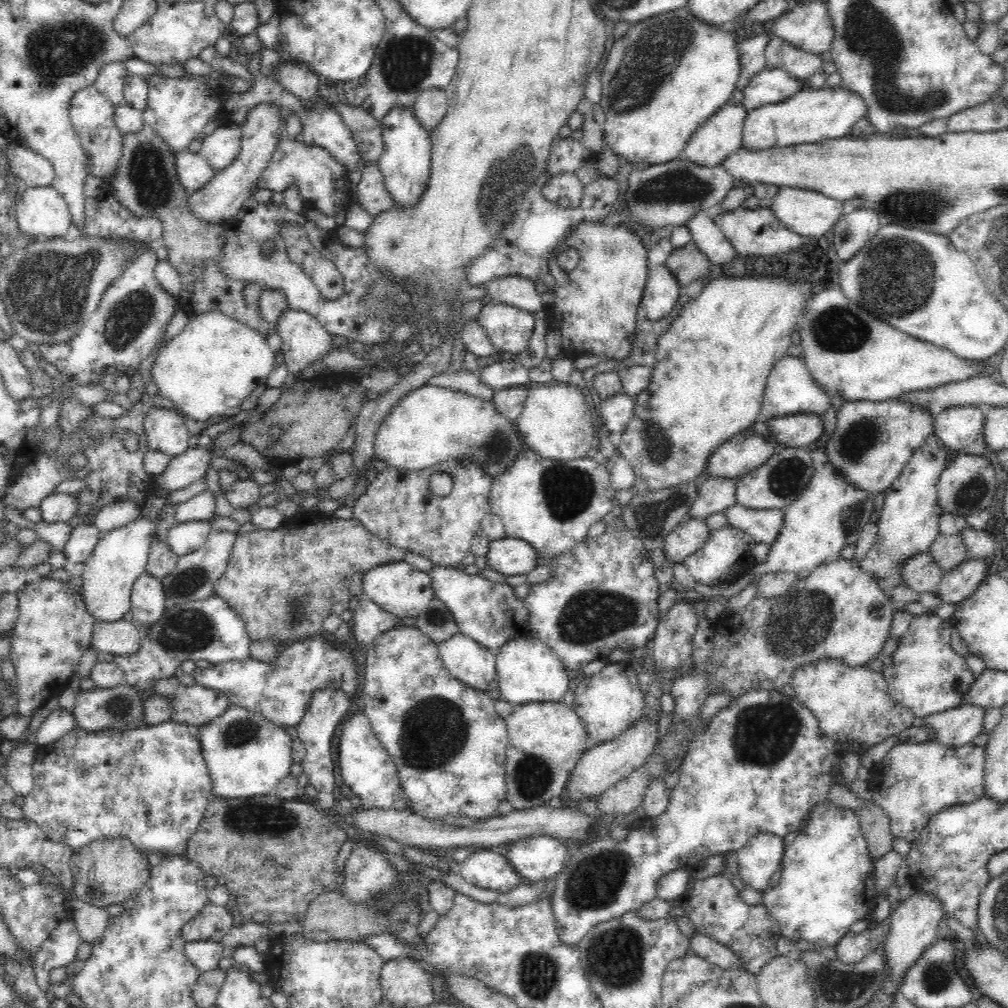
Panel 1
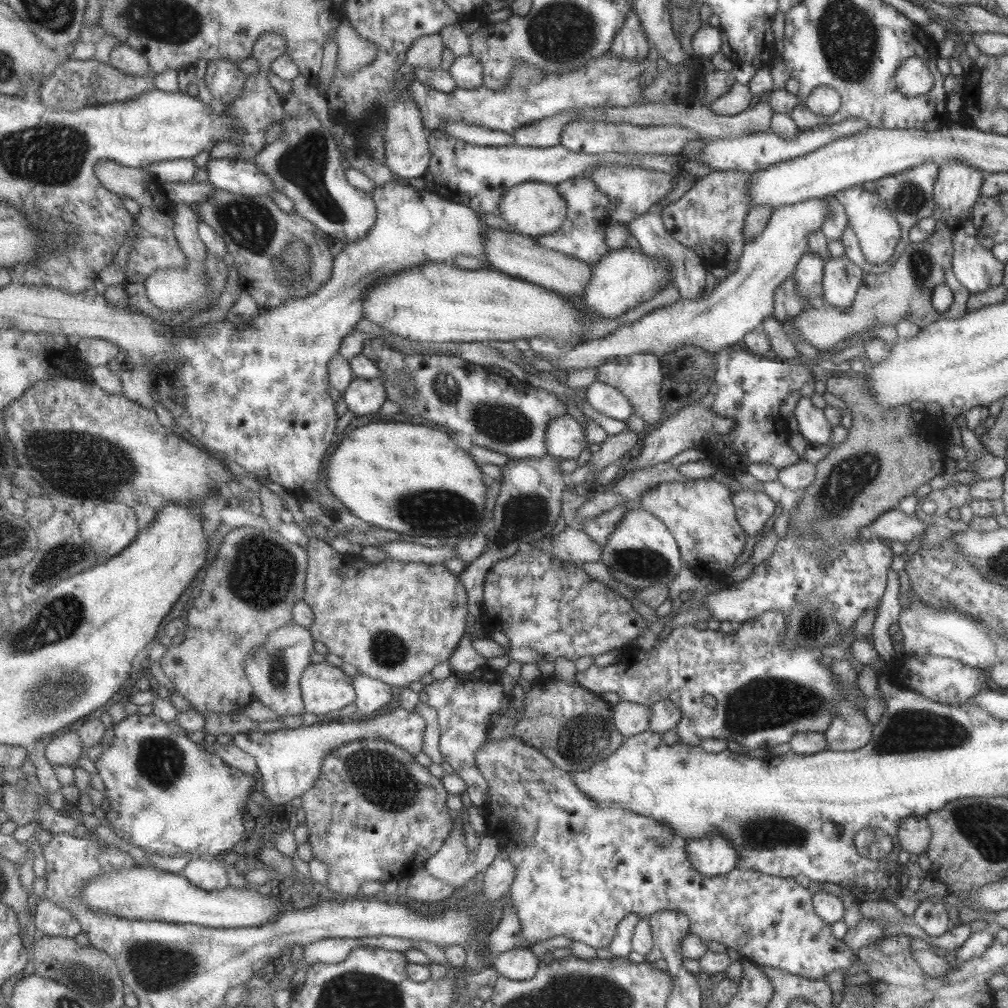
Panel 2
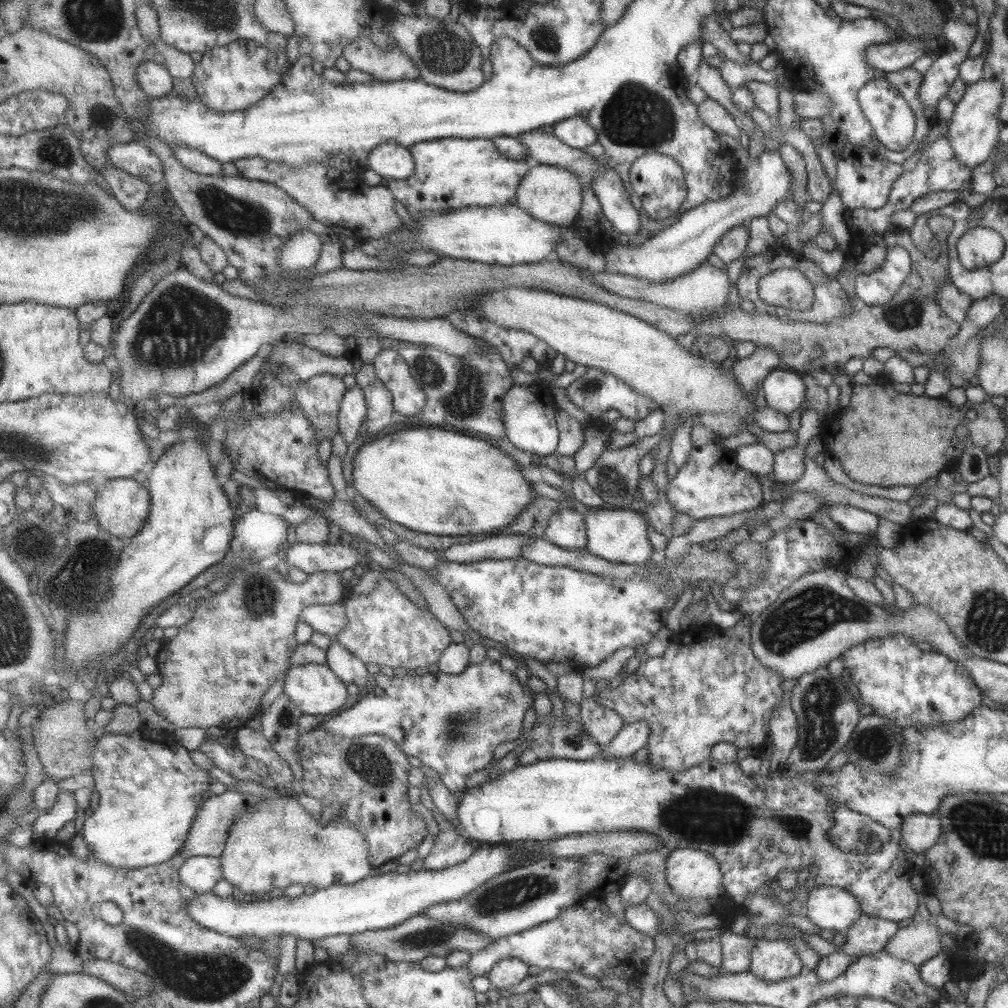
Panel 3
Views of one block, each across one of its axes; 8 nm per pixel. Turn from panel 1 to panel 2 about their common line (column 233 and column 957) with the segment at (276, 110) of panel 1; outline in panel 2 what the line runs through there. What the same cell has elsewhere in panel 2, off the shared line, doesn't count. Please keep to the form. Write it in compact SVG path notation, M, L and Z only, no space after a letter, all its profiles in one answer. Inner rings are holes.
M943 162L941 166L938 166L938 175L933 183L933 200L934 206L941 210L941 217L946 216L961 216L961 214L968 214L971 212L971 206L975 204L975 200L979 194L979 188L982 184L982 180L985 174L971 168L969 164L963 164L963 162Z

